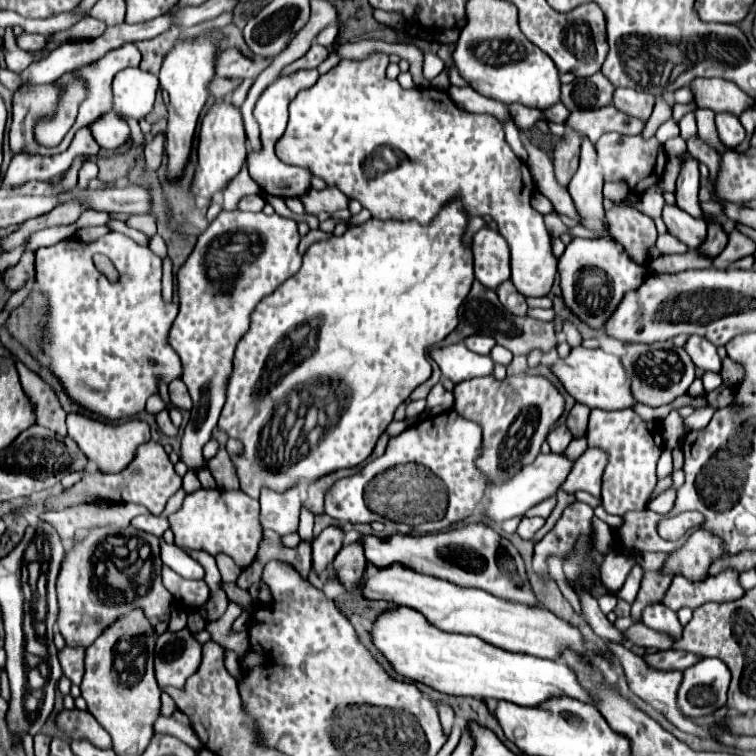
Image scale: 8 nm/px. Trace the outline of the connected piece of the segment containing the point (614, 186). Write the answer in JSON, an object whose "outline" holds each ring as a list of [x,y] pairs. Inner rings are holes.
{"outline":[[[607,181],[605,187],[603,187],[603,195],[607,199],[617,201],[617,197],[627,197],[629,195],[629,187],[627,187],[625,181]]]}

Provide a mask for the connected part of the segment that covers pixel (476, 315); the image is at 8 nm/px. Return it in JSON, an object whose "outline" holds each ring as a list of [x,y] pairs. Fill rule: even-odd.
{"outline":[[[479,281],[473,283],[471,293],[467,295],[467,299],[461,305],[457,329],[449,337],[445,337],[445,341],[441,341],[438,347],[453,345],[455,341],[463,341],[469,335],[491,335],[499,345],[507,347],[513,355],[529,355],[533,349],[549,353],[551,349],[557,349],[557,345],[559,345],[553,321],[537,321],[531,317],[515,317],[513,313],[503,309],[497,293],[493,289],[487,289]]]}

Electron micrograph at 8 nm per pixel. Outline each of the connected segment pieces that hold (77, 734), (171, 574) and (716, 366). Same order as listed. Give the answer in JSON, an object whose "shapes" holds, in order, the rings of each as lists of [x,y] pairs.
{"shapes":[[[[65,709],[57,717],[57,725],[65,731],[67,737],[71,737],[71,739],[87,737],[99,749],[111,749],[111,745],[113,745],[109,733],[105,733],[105,729],[87,711],[79,711],[79,709],[67,711]]],[[[163,567],[163,585],[173,597],[181,597],[181,603],[187,609],[199,609],[209,599],[209,587],[205,581],[187,581],[169,567]]],[[[691,335],[685,349],[699,369],[715,371],[715,373],[721,371],[721,357],[717,353],[717,345],[713,345],[711,341],[705,341],[705,337]]]]}

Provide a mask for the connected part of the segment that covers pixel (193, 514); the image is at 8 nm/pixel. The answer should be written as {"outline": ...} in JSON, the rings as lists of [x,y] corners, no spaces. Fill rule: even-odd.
{"outline":[[[199,489],[189,493],[179,511],[169,515],[171,531],[175,533],[175,543],[181,549],[207,551],[209,555],[225,553],[239,569],[247,569],[257,553],[259,541],[263,537],[259,523],[259,501],[247,497],[243,491],[205,491]]]}

